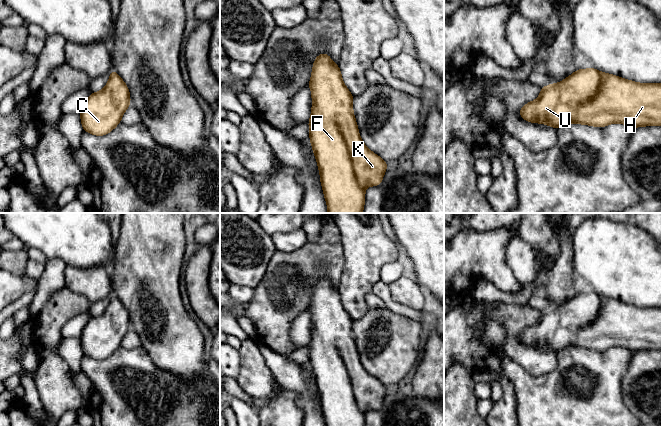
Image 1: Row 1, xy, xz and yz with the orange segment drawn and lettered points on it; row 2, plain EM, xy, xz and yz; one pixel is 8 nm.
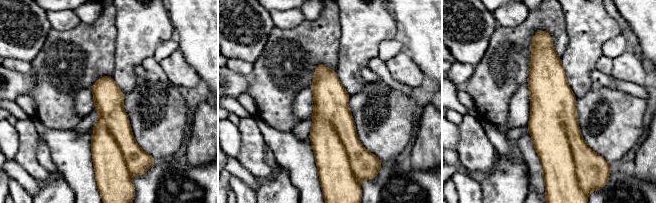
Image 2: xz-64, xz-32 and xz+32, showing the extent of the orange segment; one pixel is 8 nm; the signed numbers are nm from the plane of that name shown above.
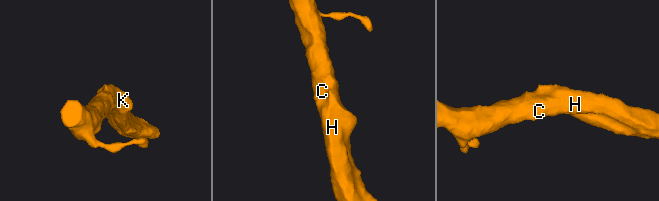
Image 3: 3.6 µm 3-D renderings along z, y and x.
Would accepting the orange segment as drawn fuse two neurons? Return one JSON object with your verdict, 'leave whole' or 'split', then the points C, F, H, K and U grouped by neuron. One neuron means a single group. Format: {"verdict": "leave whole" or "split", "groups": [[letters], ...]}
{"verdict": "leave whole", "groups": [["C", "F", "H", "K", "U"]]}

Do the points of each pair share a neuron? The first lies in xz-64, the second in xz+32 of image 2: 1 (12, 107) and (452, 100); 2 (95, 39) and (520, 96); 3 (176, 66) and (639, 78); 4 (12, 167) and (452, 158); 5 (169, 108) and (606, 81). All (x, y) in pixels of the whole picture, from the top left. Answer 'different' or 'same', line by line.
1: same
2: different
3: same
4: same
5: different

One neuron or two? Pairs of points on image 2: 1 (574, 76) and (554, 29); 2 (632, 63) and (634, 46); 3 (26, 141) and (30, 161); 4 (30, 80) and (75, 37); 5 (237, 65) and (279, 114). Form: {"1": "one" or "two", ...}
{"1": "two", "2": "two", "3": "one", "4": "two", "5": "two"}

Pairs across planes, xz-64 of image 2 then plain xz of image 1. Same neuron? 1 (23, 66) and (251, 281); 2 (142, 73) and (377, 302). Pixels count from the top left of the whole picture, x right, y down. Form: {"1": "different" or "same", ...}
{"1": "different", "2": "same"}

